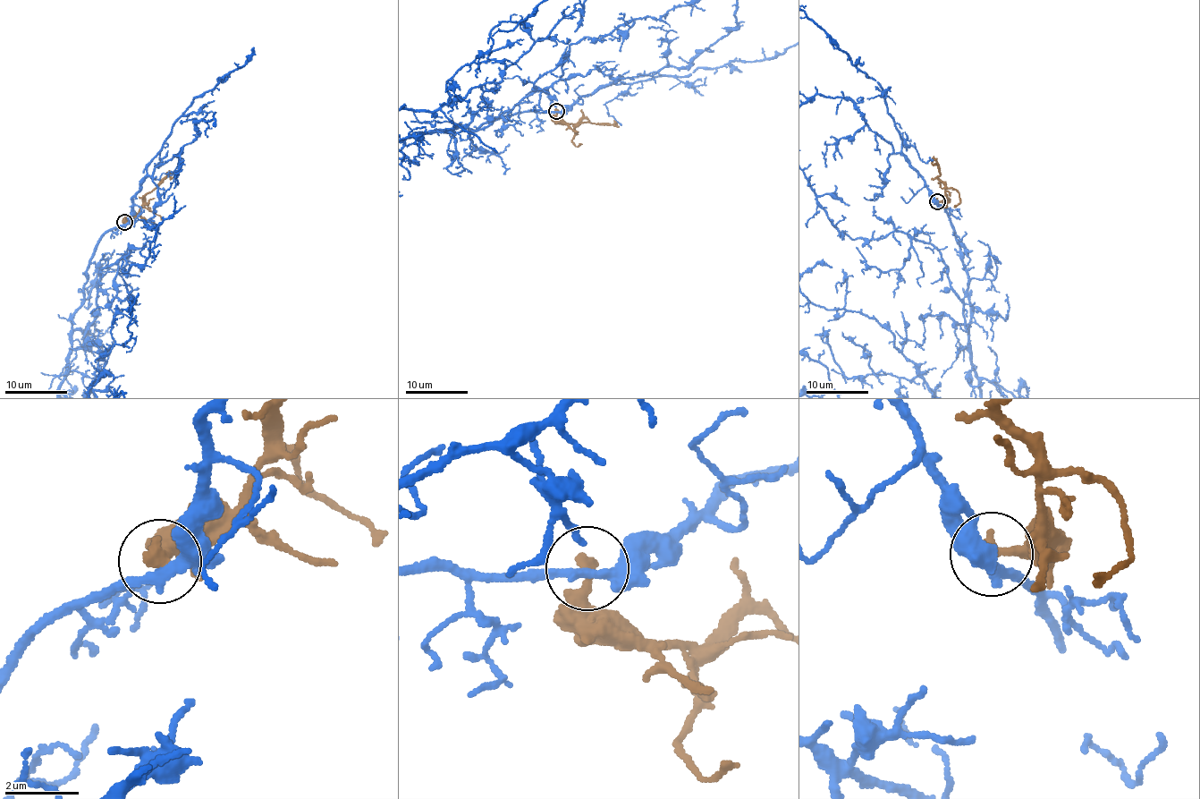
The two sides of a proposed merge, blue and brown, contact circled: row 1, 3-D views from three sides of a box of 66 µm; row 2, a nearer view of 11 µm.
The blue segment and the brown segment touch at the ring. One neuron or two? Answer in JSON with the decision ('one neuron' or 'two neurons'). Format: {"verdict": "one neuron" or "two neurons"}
{"verdict": "two neurons"}

